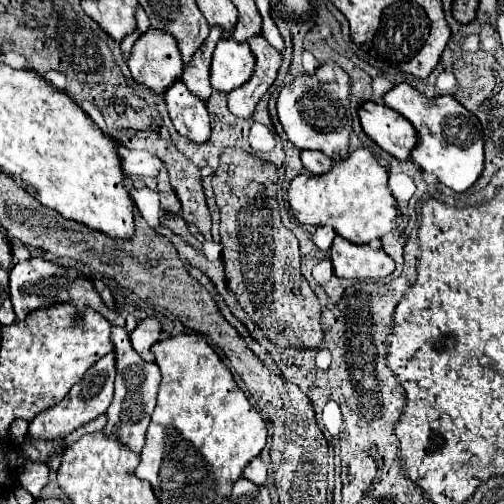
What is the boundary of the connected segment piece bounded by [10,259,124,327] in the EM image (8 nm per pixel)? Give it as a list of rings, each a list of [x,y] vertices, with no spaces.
[[[30,259],[30,261],[20,261],[12,267],[10,271],[10,299],[12,299],[12,307],[18,319],[24,319],[30,311],[38,309],[38,307],[48,307],[48,303],[74,303],[74,307],[78,309],[86,309],[92,307],[94,311],[102,313],[112,325],[120,325],[124,327],[124,317],[120,313],[108,311],[100,299],[100,295],[94,291],[92,283],[82,277],[76,269],[68,269],[68,267],[60,267],[56,263],[44,261],[44,259]]]

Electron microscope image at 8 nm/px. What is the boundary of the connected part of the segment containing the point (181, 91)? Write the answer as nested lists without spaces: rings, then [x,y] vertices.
[[[180,79],[174,81],[174,85],[164,93],[164,97],[170,111],[170,119],[180,131],[180,135],[186,135],[196,143],[204,143],[204,139],[210,137],[206,103],[196,97]]]

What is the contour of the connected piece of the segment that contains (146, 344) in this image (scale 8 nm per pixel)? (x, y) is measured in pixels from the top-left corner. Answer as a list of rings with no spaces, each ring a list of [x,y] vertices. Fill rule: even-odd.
[[[146,317],[146,319],[142,319],[142,321],[136,325],[136,329],[130,333],[132,347],[136,349],[136,353],[138,353],[144,361],[154,361],[154,355],[150,353],[150,347],[158,341],[160,331],[162,331],[160,321],[154,319],[154,317]]]

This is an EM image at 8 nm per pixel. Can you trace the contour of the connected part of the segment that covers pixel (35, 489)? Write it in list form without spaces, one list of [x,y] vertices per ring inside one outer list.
[[[26,460],[25,464],[18,469],[18,480],[30,494],[35,498],[39,498],[40,493],[46,483],[49,481],[50,469],[41,462],[32,462]]]

